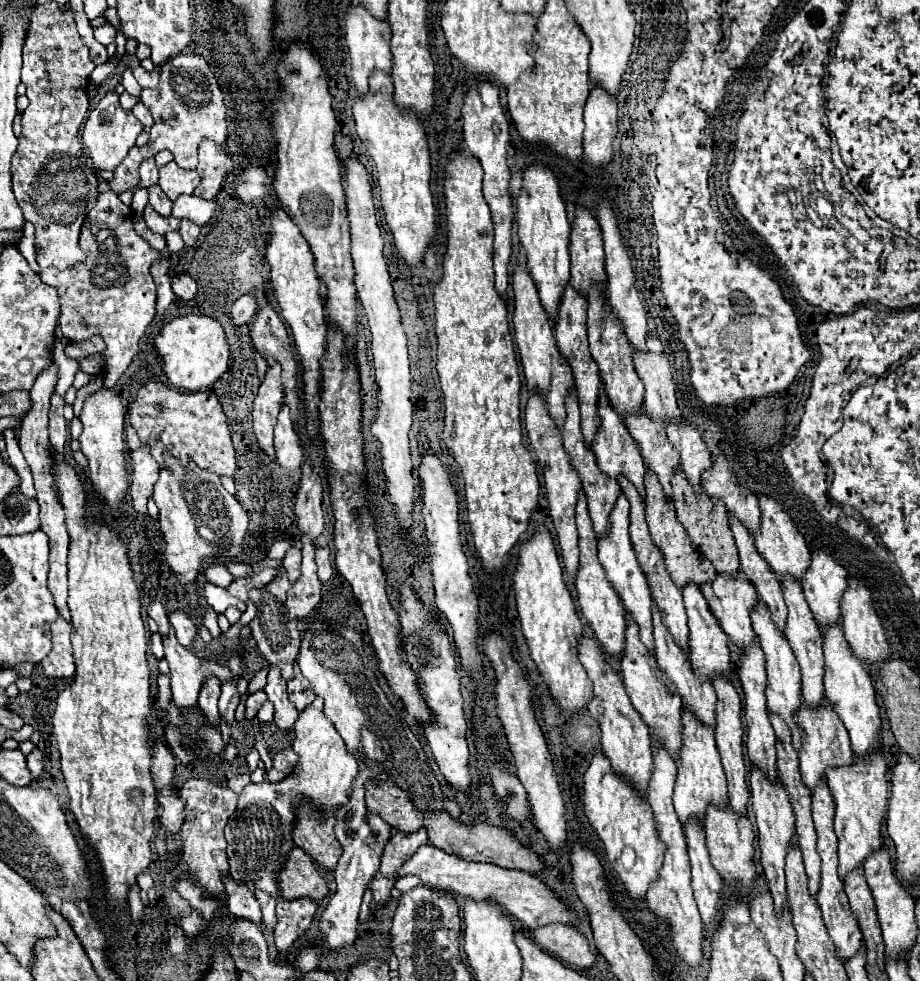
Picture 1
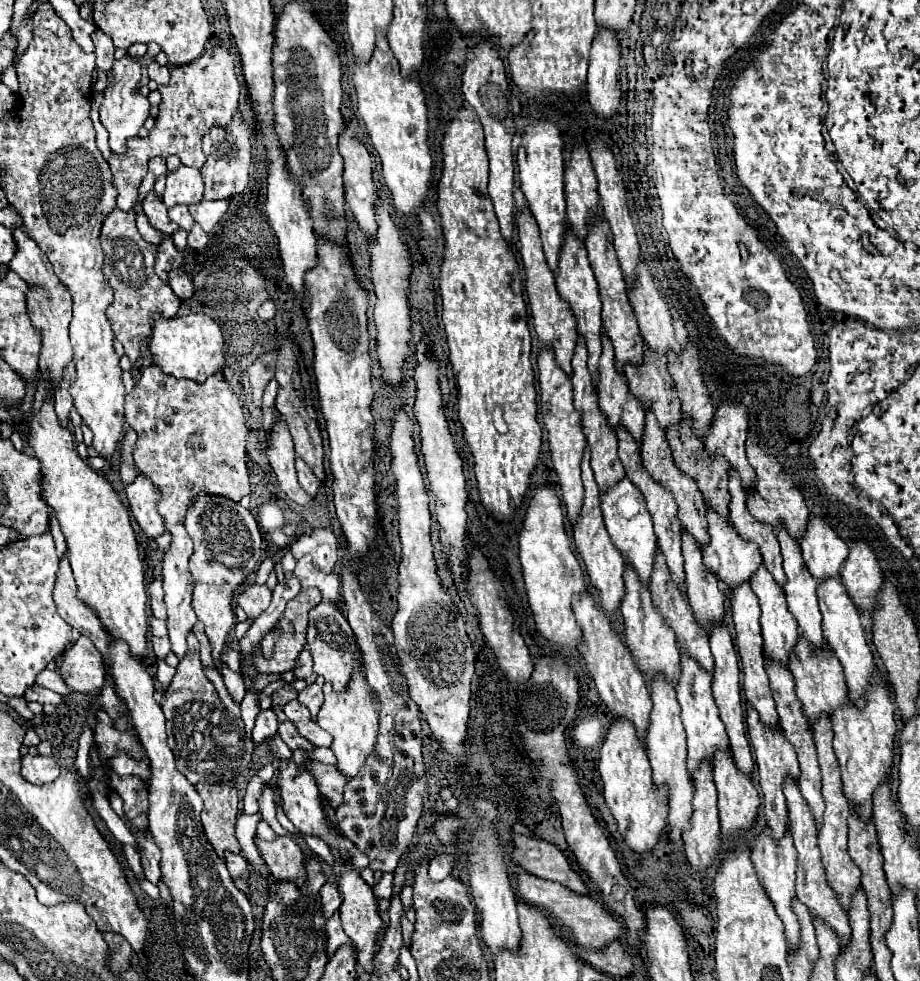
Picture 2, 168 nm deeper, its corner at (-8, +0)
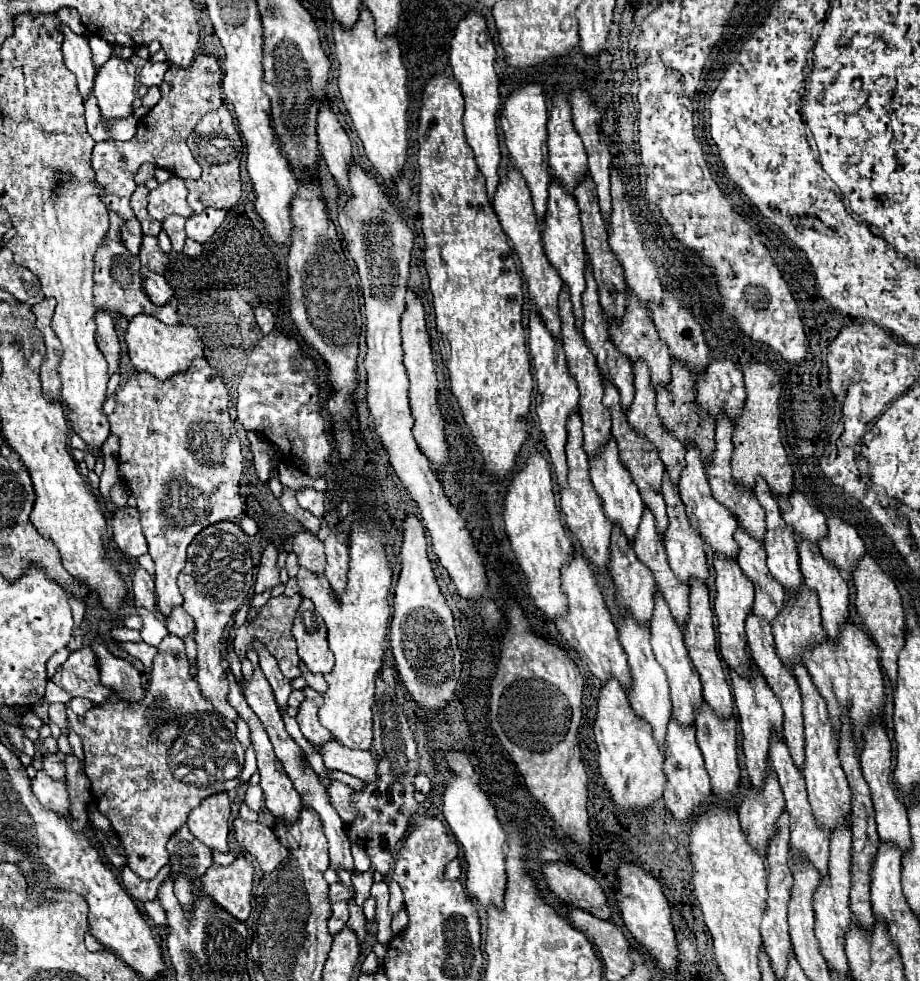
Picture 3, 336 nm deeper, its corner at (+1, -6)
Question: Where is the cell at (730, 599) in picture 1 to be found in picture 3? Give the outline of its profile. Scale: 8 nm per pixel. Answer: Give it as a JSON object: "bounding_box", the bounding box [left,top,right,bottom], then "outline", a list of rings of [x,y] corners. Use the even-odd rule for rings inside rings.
{"bounding_box":[679,443,739,557],"outline":[[[687,443],[687,455],[685,455],[685,469],[681,473],[681,479],[679,479],[679,493],[681,493],[681,499],[687,507],[687,515],[691,519],[691,525],[695,525],[695,529],[699,529],[699,533],[703,535],[703,539],[709,543],[709,547],[713,551],[719,551],[719,553],[725,553],[727,557],[735,557],[739,553],[739,547],[733,539],[733,533],[735,533],[735,527],[737,527],[737,519],[733,517],[733,513],[729,509],[725,509],[725,505],[721,505],[713,493],[711,493],[711,487],[709,487],[709,481],[707,481],[707,473],[705,473],[705,467],[703,467],[703,459],[699,455],[699,449],[695,449],[695,445]]]}

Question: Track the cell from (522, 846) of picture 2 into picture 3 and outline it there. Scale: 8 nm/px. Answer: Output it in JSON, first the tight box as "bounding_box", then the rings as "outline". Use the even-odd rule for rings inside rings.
{"bounding_box":[543,863,611,921],"outline":[[[545,863],[543,875],[549,889],[567,905],[583,909],[605,921],[611,919],[607,897],[591,875],[569,863]]]}

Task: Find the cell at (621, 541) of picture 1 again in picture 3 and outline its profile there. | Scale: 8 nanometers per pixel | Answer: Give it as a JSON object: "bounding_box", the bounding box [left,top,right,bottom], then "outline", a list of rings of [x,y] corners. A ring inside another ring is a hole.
{"bounding_box":[591,437,643,541],"outline":[[[611,437],[607,441],[607,445],[603,445],[603,449],[599,449],[591,459],[591,481],[595,485],[595,491],[599,493],[599,497],[603,499],[603,509],[607,513],[607,517],[621,525],[623,533],[627,533],[627,537],[633,541],[635,537],[635,529],[639,527],[639,517],[643,515],[643,499],[639,495],[639,489],[635,487],[635,481],[631,477],[631,473],[627,471],[627,467],[623,465],[623,461],[619,459],[619,451],[617,451],[617,443]]]}

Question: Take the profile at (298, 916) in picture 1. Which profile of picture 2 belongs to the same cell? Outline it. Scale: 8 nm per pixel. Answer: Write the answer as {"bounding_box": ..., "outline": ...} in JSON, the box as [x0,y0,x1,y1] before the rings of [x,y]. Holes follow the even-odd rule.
{"bounding_box":[320,883,342,919],"outline":[[[324,883],[324,887],[320,889],[320,895],[322,895],[322,901],[320,901],[320,907],[322,907],[322,915],[324,915],[324,919],[328,919],[328,917],[332,917],[336,911],[338,911],[338,907],[340,907],[340,903],[342,903],[342,899],[340,899],[340,891],[338,891],[338,887],[334,885],[334,883]]]}

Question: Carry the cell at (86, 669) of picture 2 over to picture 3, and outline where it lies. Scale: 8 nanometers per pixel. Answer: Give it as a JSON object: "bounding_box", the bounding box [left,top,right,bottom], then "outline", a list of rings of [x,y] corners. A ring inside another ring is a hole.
{"bounding_box":[53,645,115,705],"outline":[[[87,645],[69,655],[69,659],[53,675],[53,683],[63,687],[71,697],[85,697],[97,705],[115,693],[111,687],[101,683],[97,657]]]}

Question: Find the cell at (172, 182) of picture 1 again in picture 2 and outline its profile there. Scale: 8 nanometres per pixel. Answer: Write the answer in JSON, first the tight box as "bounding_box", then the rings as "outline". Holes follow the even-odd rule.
{"bounding_box":[162,165,204,207],"outline":[[[180,165],[176,171],[166,173],[166,189],[162,201],[166,207],[174,207],[178,203],[190,205],[202,199],[204,183],[198,169]]]}

